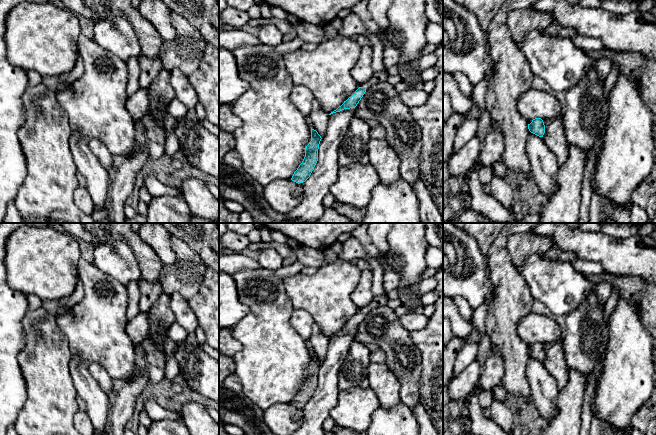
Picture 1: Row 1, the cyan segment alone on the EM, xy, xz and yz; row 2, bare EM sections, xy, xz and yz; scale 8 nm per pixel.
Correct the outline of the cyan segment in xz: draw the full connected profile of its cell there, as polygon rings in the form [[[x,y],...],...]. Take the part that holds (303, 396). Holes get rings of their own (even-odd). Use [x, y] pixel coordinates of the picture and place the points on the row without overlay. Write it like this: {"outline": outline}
{"outline": [[[311,352],[311,365],[306,370],[305,381],[294,396],[291,402],[292,405],[299,408],[305,406],[310,401],[318,385],[318,373],[321,363],[318,356]]]}

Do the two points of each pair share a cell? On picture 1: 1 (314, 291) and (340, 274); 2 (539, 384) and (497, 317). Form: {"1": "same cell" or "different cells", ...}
{"1": "same cell", "2": "different cells"}

